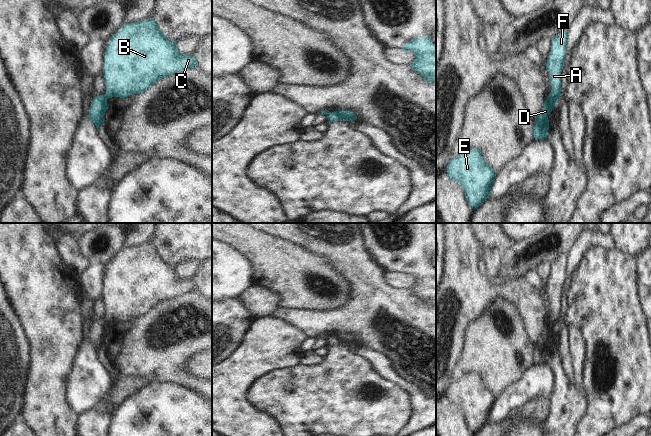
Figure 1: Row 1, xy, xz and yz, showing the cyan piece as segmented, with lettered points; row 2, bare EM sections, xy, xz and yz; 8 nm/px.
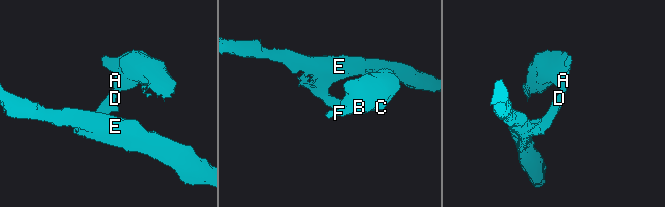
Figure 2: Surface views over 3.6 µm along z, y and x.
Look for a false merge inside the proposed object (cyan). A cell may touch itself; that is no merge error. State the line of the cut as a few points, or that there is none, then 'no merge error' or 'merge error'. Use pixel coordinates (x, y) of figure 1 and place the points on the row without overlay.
cut yz (549, 318), (556, 326); merge error

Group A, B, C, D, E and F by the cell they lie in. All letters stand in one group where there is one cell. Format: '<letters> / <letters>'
A B C F / D E

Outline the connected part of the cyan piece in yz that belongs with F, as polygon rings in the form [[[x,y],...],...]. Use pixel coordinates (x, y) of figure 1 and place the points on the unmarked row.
[[[563,254],[552,263],[551,277],[549,283],[545,285],[552,312],[549,319],[555,326],[561,321],[561,295],[566,281],[566,271],[567,255]]]

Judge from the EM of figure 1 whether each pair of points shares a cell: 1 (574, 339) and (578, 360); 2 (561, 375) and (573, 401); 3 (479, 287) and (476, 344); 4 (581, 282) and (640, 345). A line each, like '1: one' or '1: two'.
1: one
2: one
3: two
4: one

